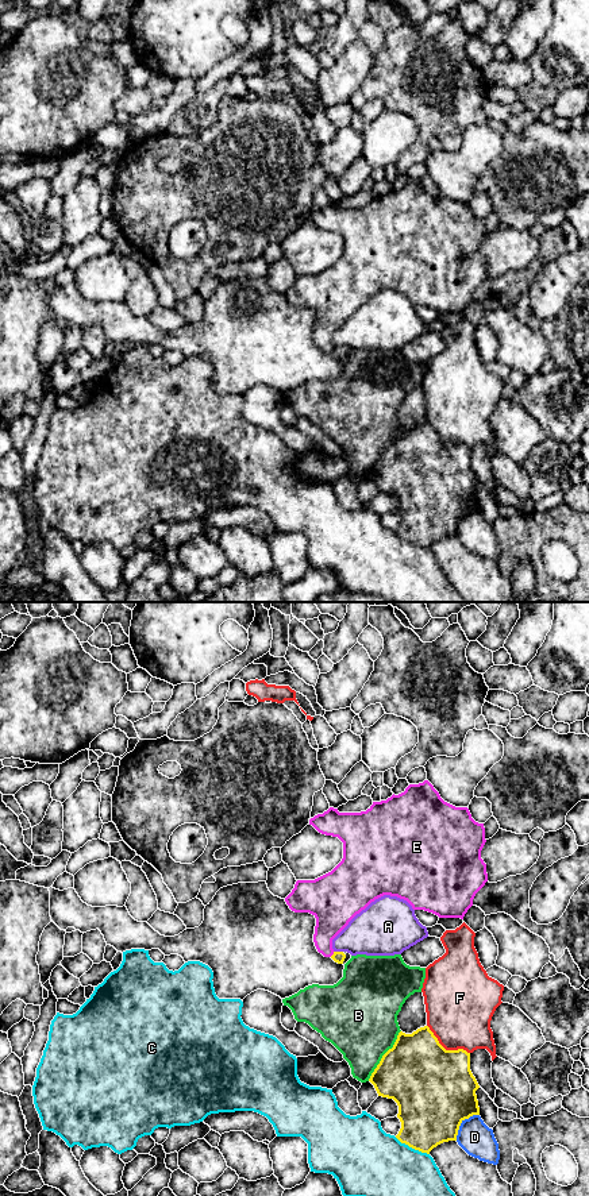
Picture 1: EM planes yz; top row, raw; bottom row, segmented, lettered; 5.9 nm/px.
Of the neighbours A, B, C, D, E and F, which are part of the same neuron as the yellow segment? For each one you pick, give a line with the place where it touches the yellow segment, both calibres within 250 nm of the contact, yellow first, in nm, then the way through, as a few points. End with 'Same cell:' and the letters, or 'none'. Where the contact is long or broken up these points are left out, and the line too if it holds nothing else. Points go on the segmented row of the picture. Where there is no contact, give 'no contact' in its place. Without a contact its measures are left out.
Same cell: none

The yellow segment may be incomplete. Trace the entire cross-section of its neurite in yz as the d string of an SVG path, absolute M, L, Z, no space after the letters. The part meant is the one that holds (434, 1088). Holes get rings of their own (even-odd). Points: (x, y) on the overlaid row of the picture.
M428 1026L412 1034L400 1031L369 1081L378 1096L393 1099L399 1106L401 1129L396 1138L421 1153L430 1154L438 1145L457 1141L461 1123L480 1115L476 1095L480 1085L470 1070L470 1053L463 1049L446 1050Z

